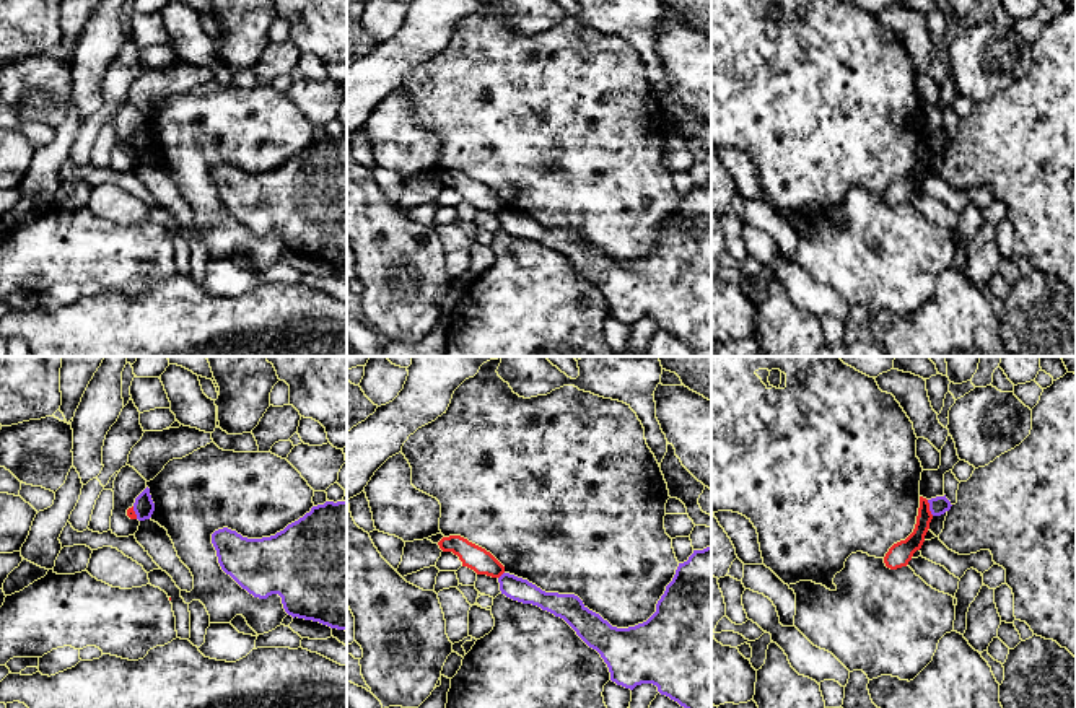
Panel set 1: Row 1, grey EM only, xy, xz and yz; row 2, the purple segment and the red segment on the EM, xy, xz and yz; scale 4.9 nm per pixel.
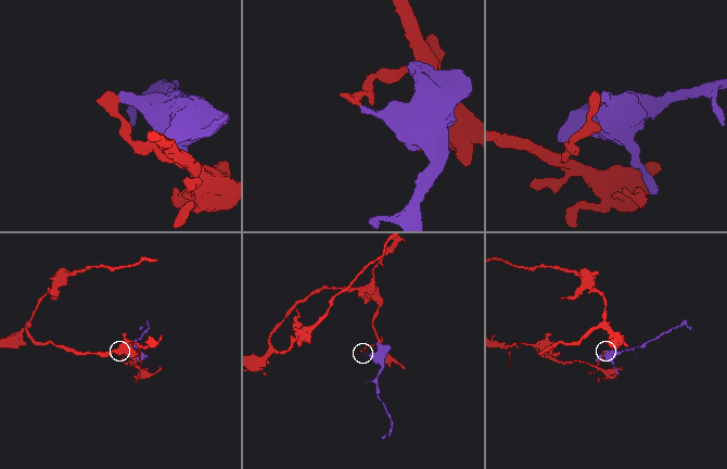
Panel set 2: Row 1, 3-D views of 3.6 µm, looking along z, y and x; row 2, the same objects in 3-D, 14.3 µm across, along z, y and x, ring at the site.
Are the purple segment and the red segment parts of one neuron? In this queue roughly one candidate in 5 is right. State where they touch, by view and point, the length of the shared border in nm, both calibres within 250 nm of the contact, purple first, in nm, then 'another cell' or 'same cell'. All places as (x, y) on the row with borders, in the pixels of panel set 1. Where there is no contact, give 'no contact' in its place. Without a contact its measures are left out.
meets purple in yz at (930, 508); contact 90 nm long; 90 nm thick on the purple side, 100 nm on the other; another cell

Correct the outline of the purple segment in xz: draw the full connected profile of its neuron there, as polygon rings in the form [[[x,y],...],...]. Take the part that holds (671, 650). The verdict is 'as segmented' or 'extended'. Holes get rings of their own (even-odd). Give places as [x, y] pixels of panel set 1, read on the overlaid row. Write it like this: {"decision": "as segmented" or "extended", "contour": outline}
{"decision": "as segmented", "contour": [[[711,545],[693,550],[687,562],[679,563],[656,604],[656,612],[646,622],[628,628],[612,627],[575,594],[545,592],[510,573],[503,573],[498,583],[506,597],[563,618],[589,648],[601,654],[610,680],[617,685],[633,690],[636,685],[653,684],[661,695],[684,708],[711,708]]]}

